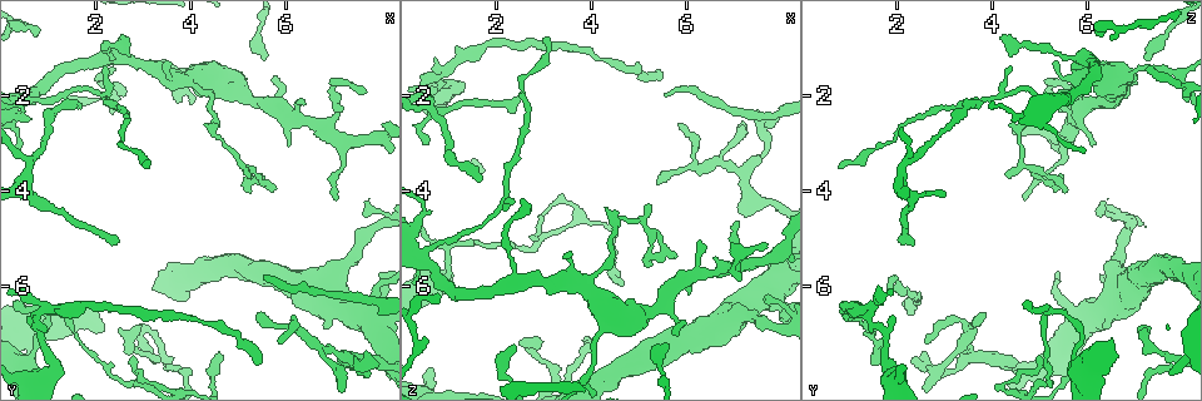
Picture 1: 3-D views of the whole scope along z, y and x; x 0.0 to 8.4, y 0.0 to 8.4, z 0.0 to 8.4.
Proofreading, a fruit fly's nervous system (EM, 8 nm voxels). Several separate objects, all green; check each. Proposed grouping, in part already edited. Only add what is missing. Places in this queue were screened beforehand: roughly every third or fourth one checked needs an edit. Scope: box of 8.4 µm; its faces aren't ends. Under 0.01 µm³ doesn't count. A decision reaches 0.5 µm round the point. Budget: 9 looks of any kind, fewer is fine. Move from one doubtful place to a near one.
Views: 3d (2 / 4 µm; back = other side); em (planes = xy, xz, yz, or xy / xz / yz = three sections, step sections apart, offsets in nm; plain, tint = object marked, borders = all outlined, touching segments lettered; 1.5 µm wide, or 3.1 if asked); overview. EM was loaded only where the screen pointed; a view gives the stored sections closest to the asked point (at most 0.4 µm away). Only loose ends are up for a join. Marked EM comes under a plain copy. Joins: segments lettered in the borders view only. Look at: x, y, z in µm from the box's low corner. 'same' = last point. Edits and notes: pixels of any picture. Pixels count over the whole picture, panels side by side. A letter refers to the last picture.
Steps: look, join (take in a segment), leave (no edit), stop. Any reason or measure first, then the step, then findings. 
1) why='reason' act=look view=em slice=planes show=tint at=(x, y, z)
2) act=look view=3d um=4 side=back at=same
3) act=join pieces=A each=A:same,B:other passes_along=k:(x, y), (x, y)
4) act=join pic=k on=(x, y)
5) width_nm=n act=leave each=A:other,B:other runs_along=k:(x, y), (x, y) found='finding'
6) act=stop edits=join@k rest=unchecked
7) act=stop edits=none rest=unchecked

why='an open end' act=look view=em slice=planes show=tint at=(7.65, 4.15, 6.35)

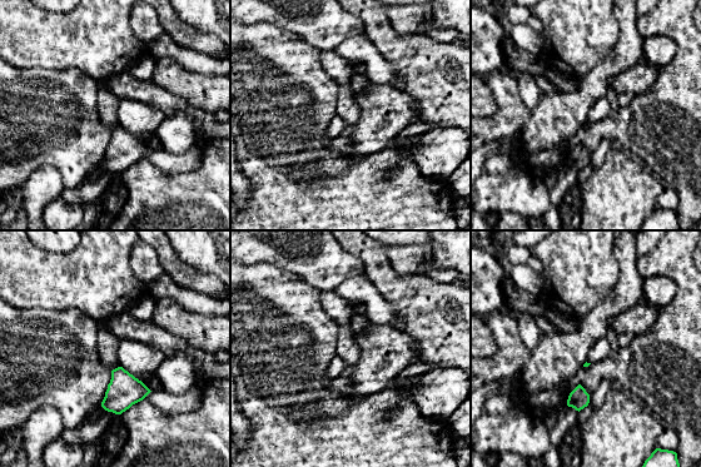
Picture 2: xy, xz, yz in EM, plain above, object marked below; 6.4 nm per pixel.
act=look view=em slice=planes show=borders at=same

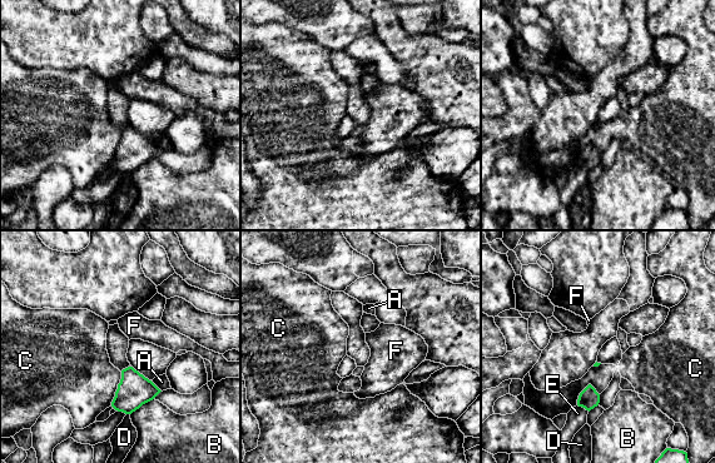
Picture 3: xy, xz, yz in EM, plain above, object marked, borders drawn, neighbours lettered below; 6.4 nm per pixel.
act=leave each=A:other,B:other,C:other,D:other,E:other,F:other border=3:(122, 372), (122, 378), (110, 406) found='no lettered segment goes on from it'

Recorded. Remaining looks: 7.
why='free end' act=look view=em slice=planes show=borders at=(7.65, 1.90, 5.15)

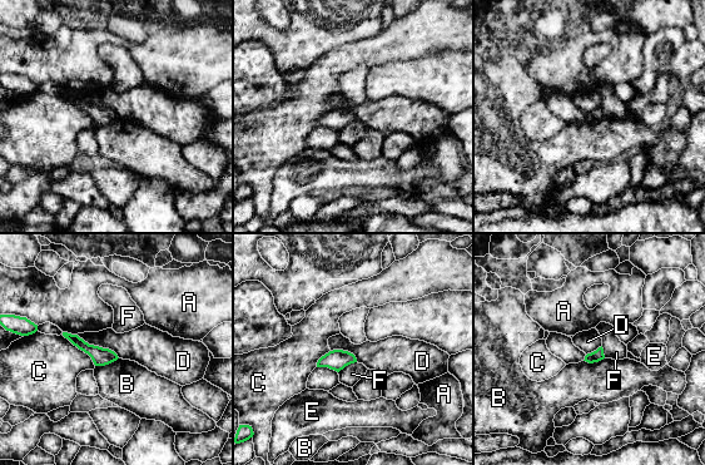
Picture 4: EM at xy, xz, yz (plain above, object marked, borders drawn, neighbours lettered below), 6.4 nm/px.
act=leave each=A:other,B:other,C:other,D:other,E:other,F:other border=4:(77, 335), (119, 357) found='none of them fits'

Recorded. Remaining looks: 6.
why='an open end' act=look view=em slice=planes show=borders at=(3.55, 1.30, 5.30)

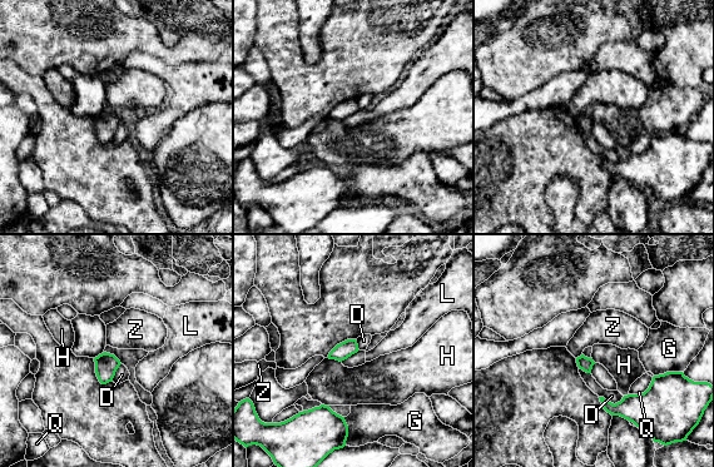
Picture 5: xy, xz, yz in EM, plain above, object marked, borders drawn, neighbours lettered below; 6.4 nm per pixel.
act=leave each=D:other,G:other,H:other,L:other,Q:other,Z:other found='none of them fits'

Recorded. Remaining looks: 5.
why='branch stops here' act=look view=3d um=2 side=back at=(0.65, 7.85, 7.75)

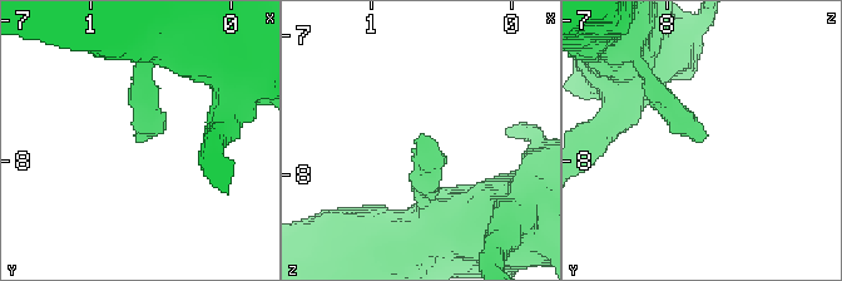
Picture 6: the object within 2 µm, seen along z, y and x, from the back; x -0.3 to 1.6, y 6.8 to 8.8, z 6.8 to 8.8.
why='need the tissue' act=look view=em slice=xz step=8 show=borders at=(0.64, 7.84, 7.76)

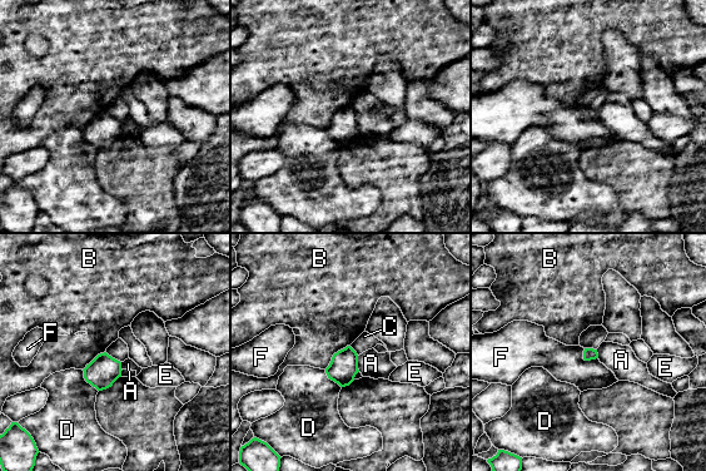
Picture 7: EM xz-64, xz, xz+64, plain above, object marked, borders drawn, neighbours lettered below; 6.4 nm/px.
act=leave each=A:other,B:other,C:other,D:other,E:other,F:other border=7:(583, 348), (585, 360), (597, 358) found='no lettered segment goes on from it'

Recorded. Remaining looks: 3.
act=stop edits=none rest=unchecked

